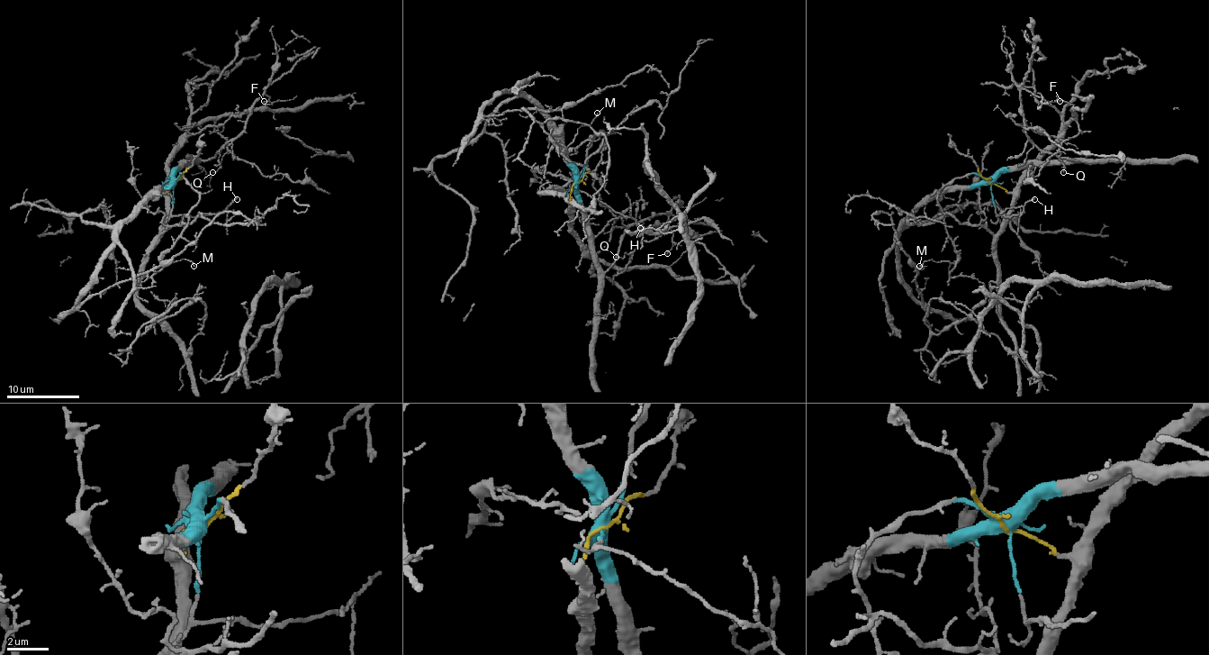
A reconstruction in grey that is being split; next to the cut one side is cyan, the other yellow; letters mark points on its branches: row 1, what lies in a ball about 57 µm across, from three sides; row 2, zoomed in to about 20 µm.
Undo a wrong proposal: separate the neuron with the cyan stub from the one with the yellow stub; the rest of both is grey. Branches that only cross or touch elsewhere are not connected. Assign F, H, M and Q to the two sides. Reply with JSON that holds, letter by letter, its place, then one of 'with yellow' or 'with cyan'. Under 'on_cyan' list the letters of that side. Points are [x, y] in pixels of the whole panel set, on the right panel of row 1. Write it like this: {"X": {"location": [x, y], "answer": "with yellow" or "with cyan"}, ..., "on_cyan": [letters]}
{"F": {"location": [1060, 101], "answer": "with cyan"}, "H": {"location": [1034, 199], "answer": "with cyan"}, "M": {"location": [919, 266], "answer": "with cyan"}, "Q": {"location": [1063, 172], "answer": "with yellow"}, "on_cyan": ["F", "H", "M"]}

